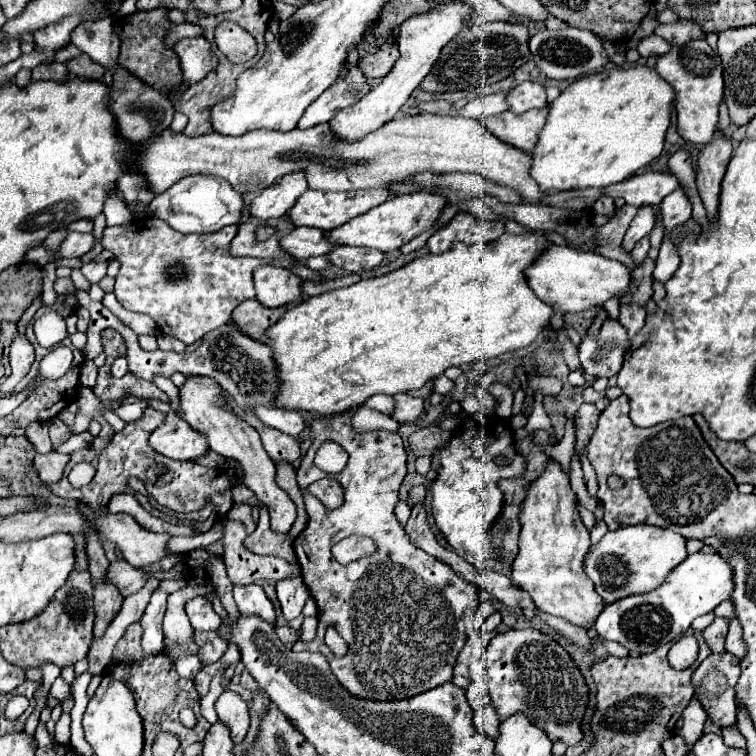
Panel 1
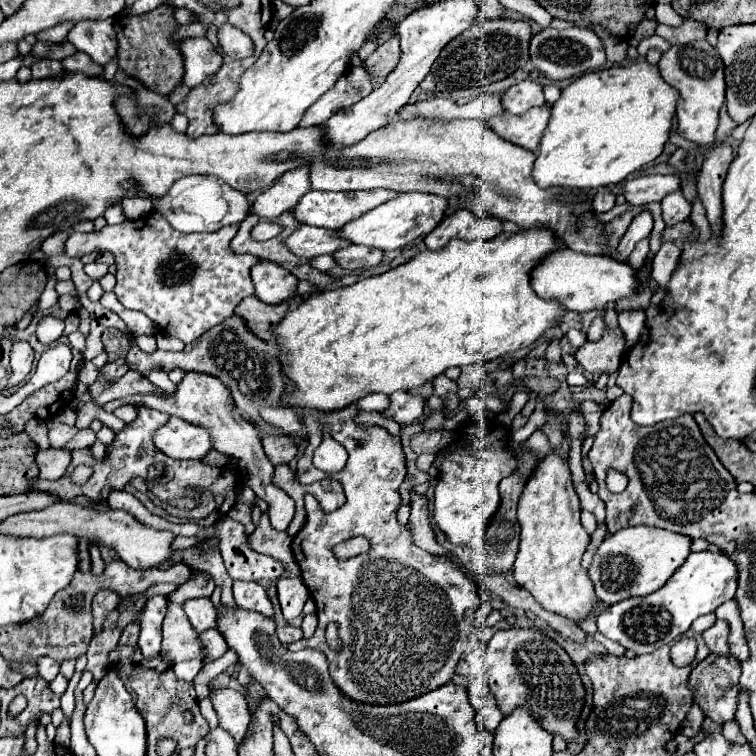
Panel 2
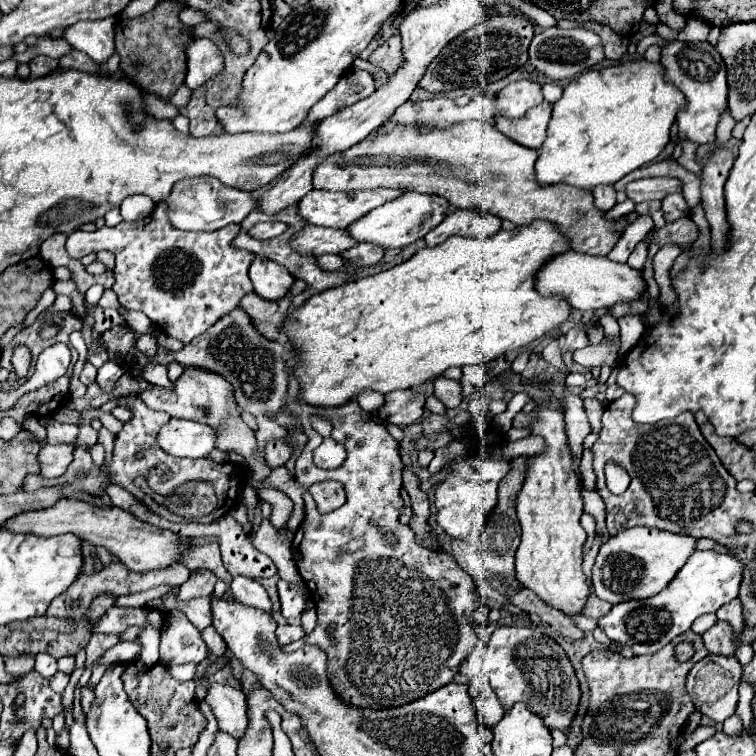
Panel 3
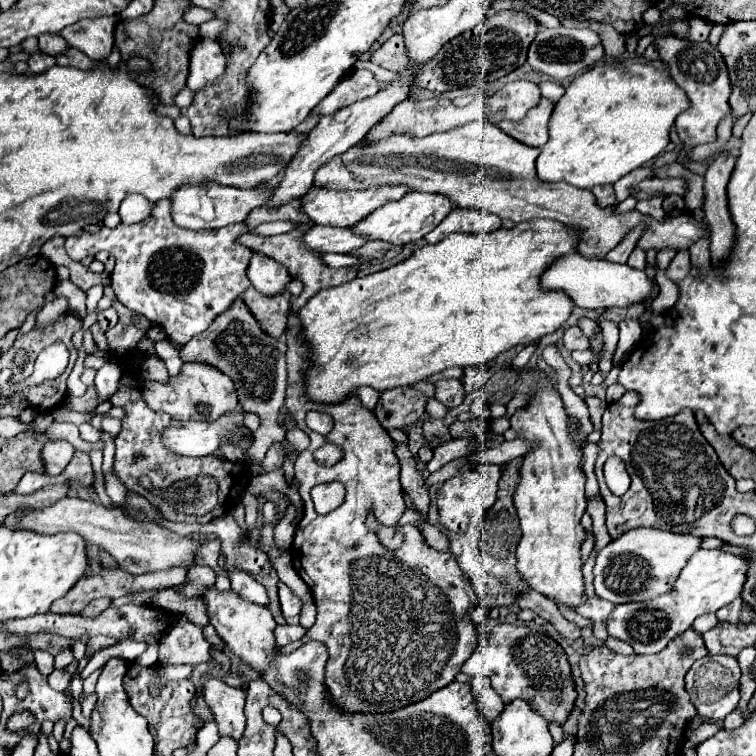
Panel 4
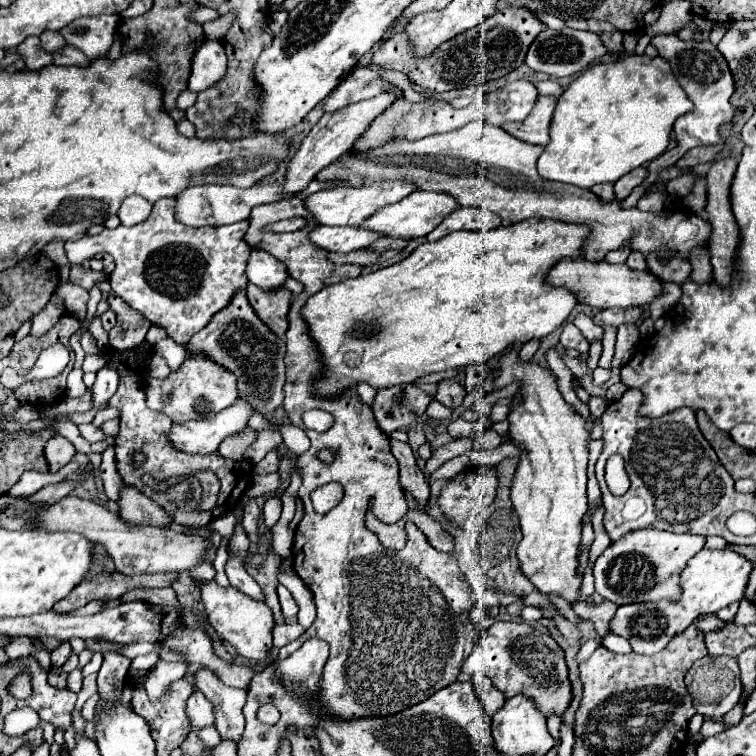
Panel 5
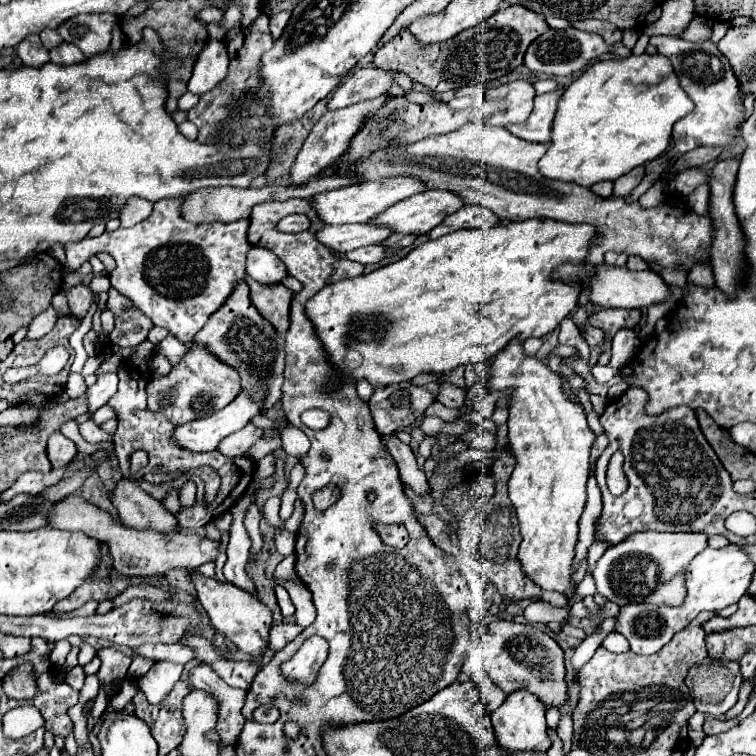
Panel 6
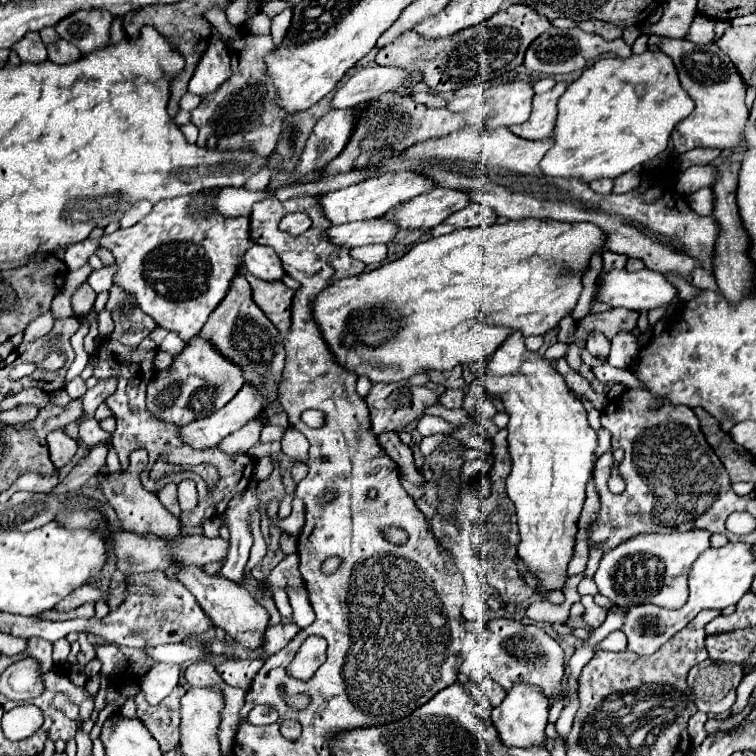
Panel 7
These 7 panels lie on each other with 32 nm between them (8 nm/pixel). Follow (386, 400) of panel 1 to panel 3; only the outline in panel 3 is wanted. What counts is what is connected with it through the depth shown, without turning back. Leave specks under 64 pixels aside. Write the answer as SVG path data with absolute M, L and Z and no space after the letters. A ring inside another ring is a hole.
M364 390L360 392L358 396L358 404L366 410L366 412L374 412L378 410L382 404L384 404L384 396L380 392L374 392L374 390Z

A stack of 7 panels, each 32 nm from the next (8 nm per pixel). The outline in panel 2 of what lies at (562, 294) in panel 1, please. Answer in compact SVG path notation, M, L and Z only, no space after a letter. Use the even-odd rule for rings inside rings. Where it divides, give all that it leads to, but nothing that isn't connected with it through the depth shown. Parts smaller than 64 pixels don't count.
M570 248L556 250L542 260L540 268L532 270L532 288L540 298L554 298L564 308L574 312L602 310L608 302L618 302L620 298L628 298L638 292L638 272L630 268L626 262L616 262L608 256L590 256L580 254Z

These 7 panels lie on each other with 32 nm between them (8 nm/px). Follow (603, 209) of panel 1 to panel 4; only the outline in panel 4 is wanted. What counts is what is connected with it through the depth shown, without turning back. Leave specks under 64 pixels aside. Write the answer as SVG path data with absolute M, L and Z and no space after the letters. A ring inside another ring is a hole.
M602 184L602 186L596 186L592 188L594 196L596 196L596 202L600 206L612 206L616 202L616 196L614 196L614 188L612 184Z

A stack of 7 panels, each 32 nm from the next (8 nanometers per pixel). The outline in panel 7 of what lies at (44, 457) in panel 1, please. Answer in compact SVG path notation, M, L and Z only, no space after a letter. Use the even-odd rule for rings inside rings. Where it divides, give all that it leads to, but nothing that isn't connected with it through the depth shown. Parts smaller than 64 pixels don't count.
M64 428L60 430L52 430L48 434L48 448L50 448L50 460L54 462L56 468L62 468L64 464L68 464L78 448L76 440L70 438Z

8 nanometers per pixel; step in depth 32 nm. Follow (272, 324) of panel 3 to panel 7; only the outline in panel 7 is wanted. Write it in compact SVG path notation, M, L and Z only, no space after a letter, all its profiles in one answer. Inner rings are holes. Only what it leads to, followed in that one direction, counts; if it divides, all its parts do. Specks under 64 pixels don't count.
M246 276L252 286L252 298L262 308L262 312L268 316L268 320L286 334L290 328L290 310L292 310L292 296L294 290L284 286L284 282L274 280L256 280L254 276Z

